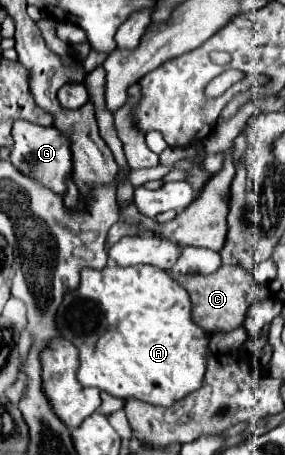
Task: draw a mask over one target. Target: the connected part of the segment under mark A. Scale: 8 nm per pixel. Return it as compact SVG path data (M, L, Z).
M111 258L108 265L103 270L83 268L79 286L63 294L63 302L55 314L57 332L79 350L77 380L81 386L93 386L123 400L139 398L151 404L171 406L201 386L205 356L209 354L209 334L193 322L189 294L165 270L147 264L121 268Z

